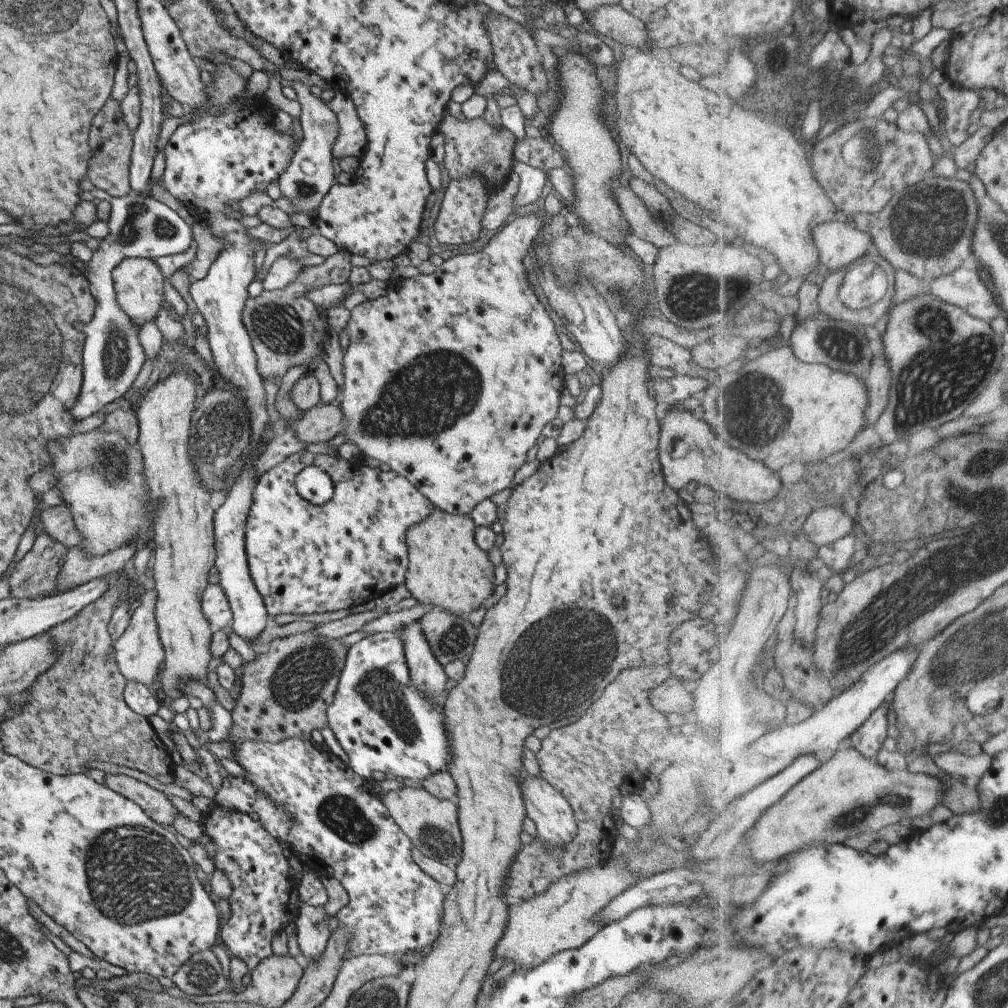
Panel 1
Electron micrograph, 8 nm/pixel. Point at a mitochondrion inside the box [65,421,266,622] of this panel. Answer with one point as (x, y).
(113, 465)

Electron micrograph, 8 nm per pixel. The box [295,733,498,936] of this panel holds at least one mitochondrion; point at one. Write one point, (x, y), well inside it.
(347, 818)

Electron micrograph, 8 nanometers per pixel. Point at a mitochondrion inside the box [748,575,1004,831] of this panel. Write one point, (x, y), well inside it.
(898, 800)

